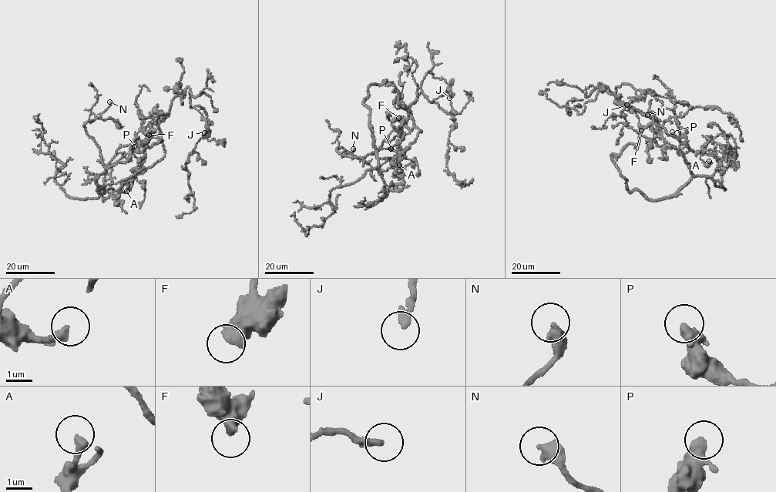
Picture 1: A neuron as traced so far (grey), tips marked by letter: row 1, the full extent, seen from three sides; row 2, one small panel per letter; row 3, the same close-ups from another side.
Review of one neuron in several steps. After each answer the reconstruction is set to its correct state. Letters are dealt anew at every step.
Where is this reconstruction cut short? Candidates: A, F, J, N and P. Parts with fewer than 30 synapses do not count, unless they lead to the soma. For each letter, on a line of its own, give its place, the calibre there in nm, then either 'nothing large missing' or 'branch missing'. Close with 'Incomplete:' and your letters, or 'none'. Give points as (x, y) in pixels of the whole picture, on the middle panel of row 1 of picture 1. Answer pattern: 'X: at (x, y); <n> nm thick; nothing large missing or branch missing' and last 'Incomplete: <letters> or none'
A: at (399, 165); 300 nm thick; nothing large missing
F: at (398, 118); 600 nm thick; nothing large missing
J: at (449, 98); 280 nm thick; nothing large missing
N: at (353, 148); 440 nm thick; nothing large missing
P: at (391, 148); 360 nm thick; nothing large missing
Incomplete: none

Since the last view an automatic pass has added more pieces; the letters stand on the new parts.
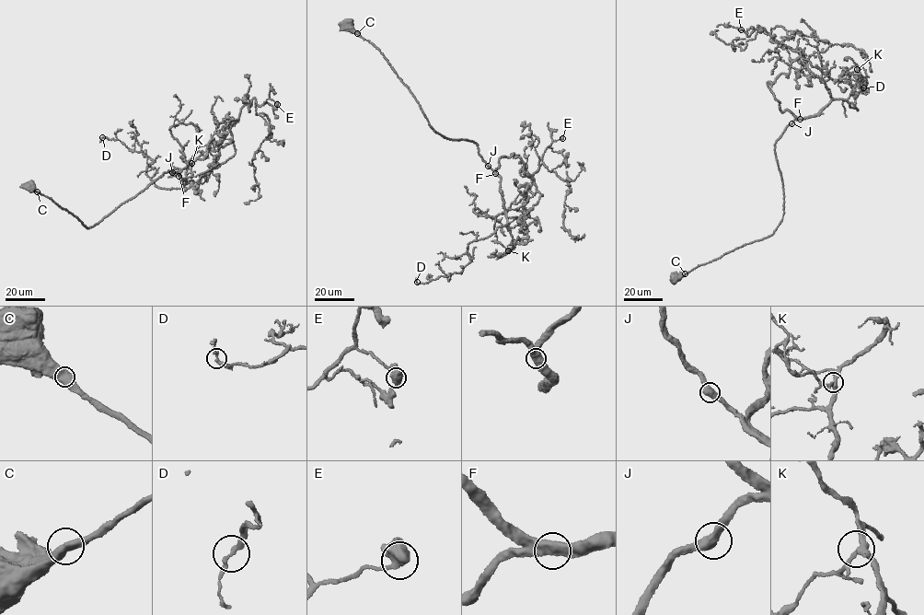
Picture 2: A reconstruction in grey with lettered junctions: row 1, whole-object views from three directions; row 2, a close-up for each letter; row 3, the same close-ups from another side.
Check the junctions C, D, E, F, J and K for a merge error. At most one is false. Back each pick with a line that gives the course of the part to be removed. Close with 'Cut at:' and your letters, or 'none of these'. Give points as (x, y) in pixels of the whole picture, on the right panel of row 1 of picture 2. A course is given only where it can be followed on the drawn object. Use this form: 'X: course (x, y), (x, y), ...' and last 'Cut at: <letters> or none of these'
Cut at: none of these

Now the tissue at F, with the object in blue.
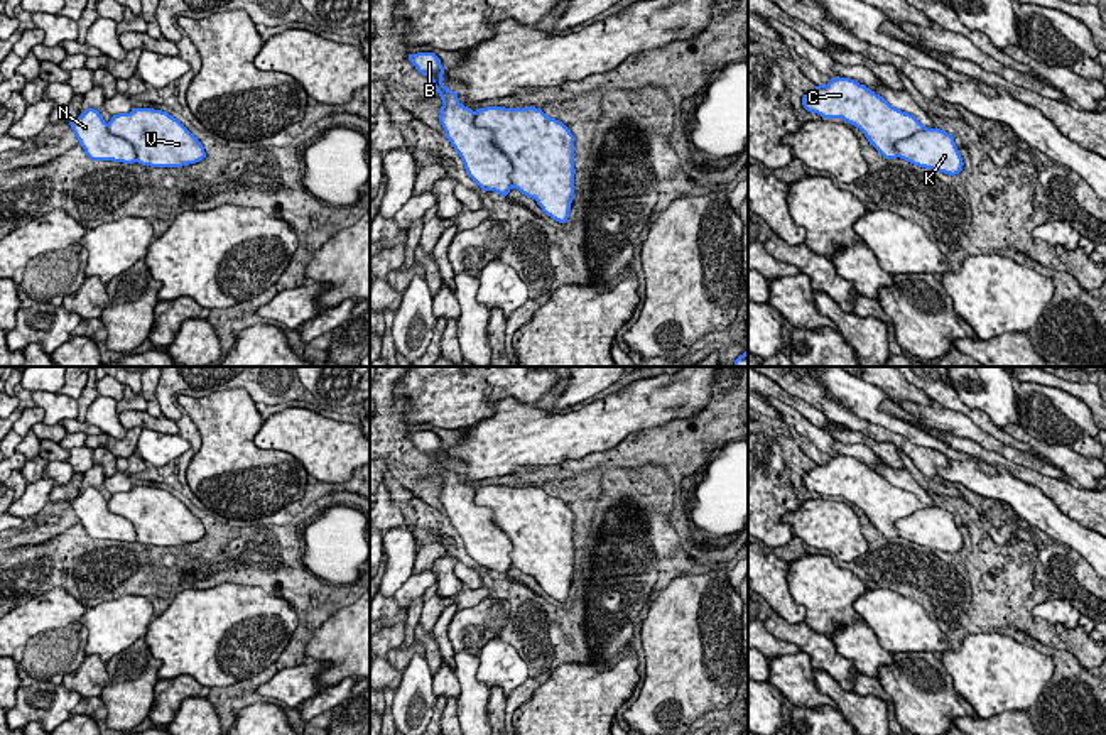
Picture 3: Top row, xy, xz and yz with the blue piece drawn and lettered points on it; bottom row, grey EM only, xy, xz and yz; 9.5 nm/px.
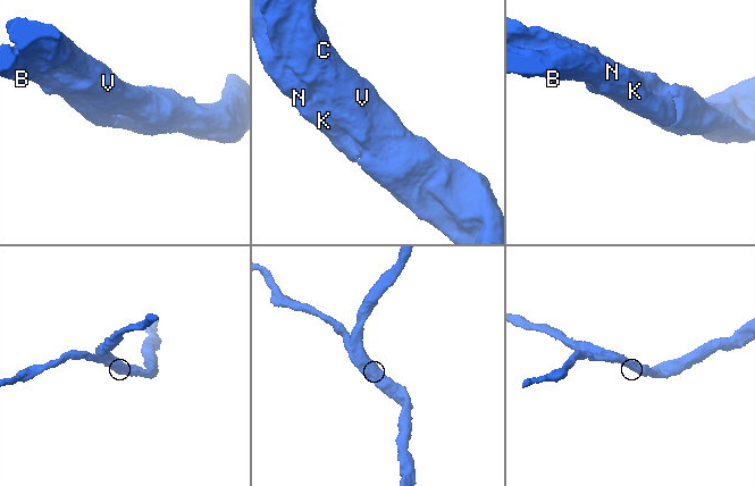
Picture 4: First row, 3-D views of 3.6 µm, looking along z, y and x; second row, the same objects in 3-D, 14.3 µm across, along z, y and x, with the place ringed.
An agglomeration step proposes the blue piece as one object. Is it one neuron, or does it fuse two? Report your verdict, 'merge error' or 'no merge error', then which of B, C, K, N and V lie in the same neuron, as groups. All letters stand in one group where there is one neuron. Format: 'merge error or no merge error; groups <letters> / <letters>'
no merge error; groups B C K N V

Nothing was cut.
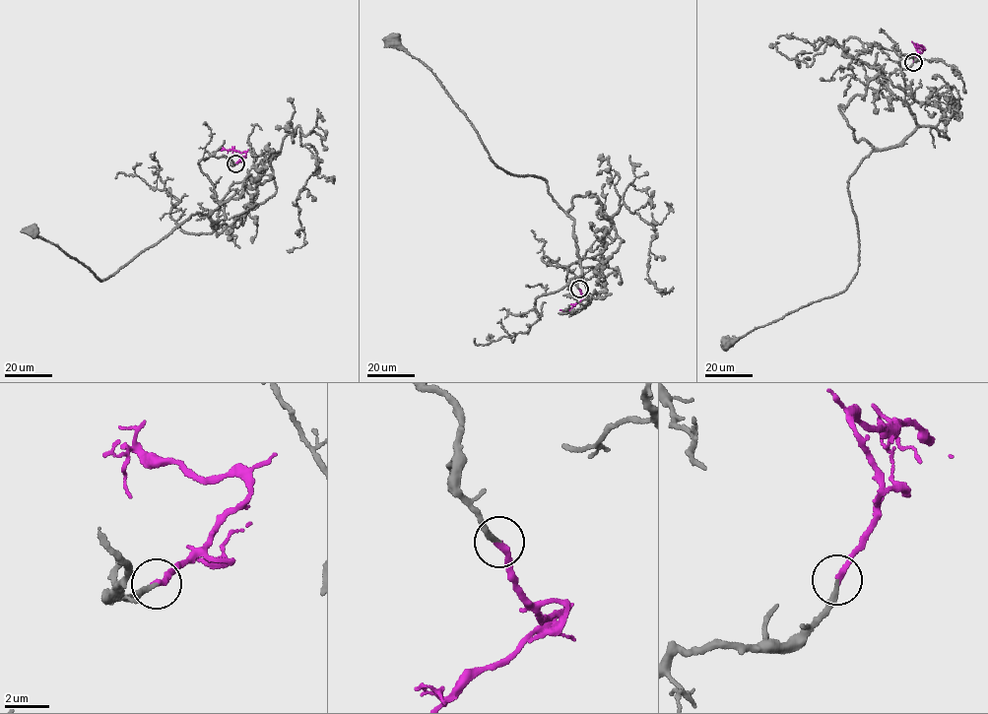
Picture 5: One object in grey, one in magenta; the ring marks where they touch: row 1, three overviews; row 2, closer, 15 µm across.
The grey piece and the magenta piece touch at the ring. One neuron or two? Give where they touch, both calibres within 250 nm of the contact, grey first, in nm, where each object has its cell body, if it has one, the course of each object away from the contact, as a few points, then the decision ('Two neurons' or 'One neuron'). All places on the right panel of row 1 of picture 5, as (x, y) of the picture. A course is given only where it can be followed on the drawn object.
Place: (913, 62). Thickness 240 nm (grey) against 280 nm. Soma of grey: (727, 344). Soma of magenta: none. Course of grey: (912, 62), (881, 92), (907, 103), (916, 128), (873, 152), (849, 179), (859, 261), (848, 287), (728, 342). Course of magenta: (912, 62), (917, 51), (914, 45), (923, 47), (922, 52). One neuron

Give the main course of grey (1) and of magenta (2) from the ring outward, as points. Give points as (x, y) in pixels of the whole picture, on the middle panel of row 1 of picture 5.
1: (579, 289), (541, 260), (580, 258), (574, 221), (545, 180), (497, 166), (441, 83), (393, 41)
2: (579, 289), (585, 296), (567, 310), (559, 309)

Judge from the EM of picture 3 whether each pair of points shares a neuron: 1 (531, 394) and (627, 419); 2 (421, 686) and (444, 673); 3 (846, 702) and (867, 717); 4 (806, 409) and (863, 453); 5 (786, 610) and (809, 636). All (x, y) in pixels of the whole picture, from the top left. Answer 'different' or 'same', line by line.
1: different
2: different
3: same
4: different
5: different

